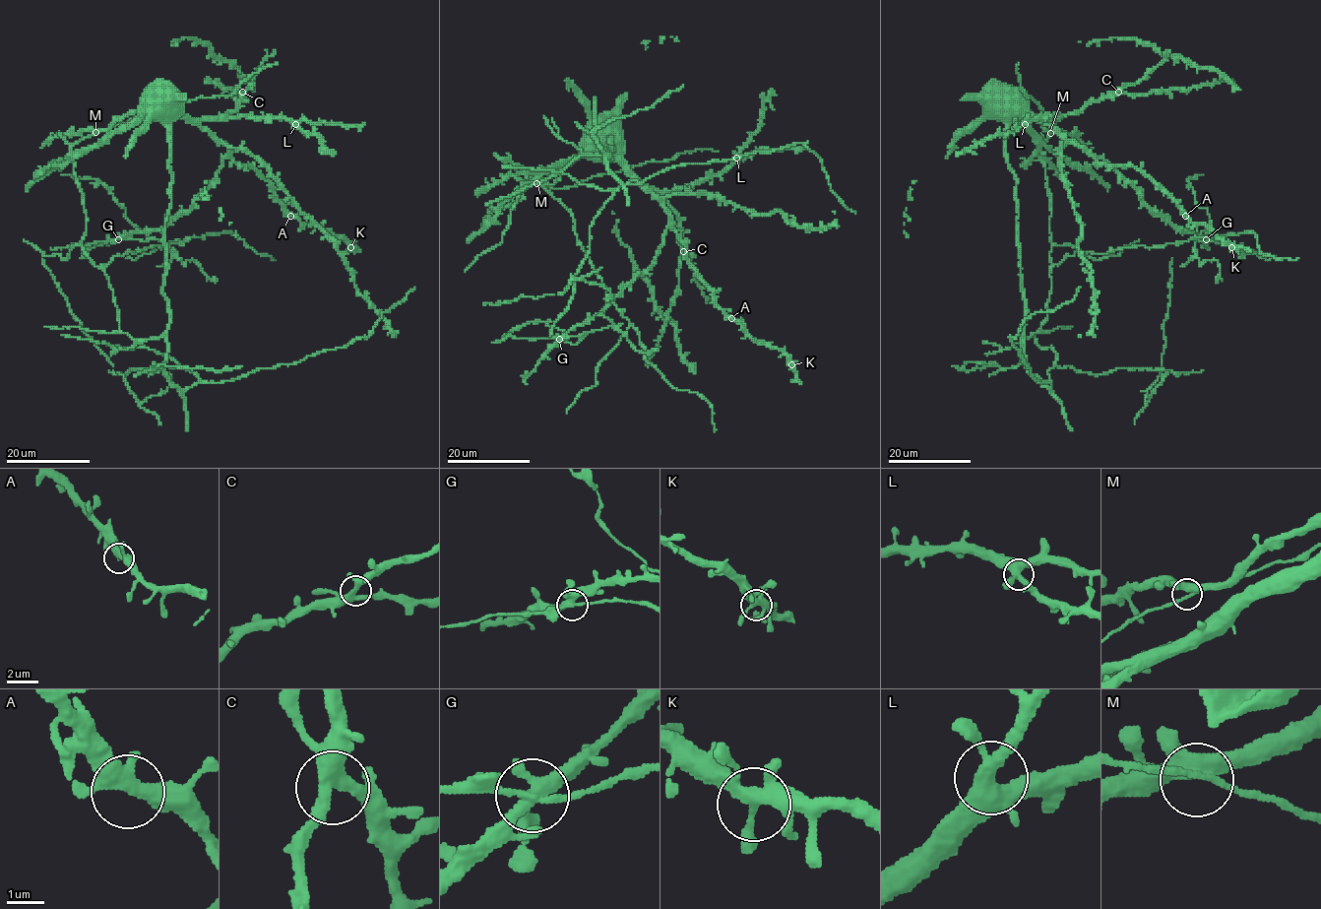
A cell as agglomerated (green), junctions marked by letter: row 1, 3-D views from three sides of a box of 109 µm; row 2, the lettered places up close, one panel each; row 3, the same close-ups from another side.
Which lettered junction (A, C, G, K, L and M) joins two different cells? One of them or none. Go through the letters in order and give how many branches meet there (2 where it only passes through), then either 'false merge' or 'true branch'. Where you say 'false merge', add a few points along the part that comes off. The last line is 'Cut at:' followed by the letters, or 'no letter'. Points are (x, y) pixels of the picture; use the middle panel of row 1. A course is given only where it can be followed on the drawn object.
A: 3 | true branch
C: 3 | true branch
G: 6 | false merge | (559, 339), (591, 331), (571, 344), (566, 342), (562, 330), (539, 320), (517, 326), (503, 337)
K: 5 | true branch
L: 4 | true branch
M: 4 | true branch
Cut at: G

